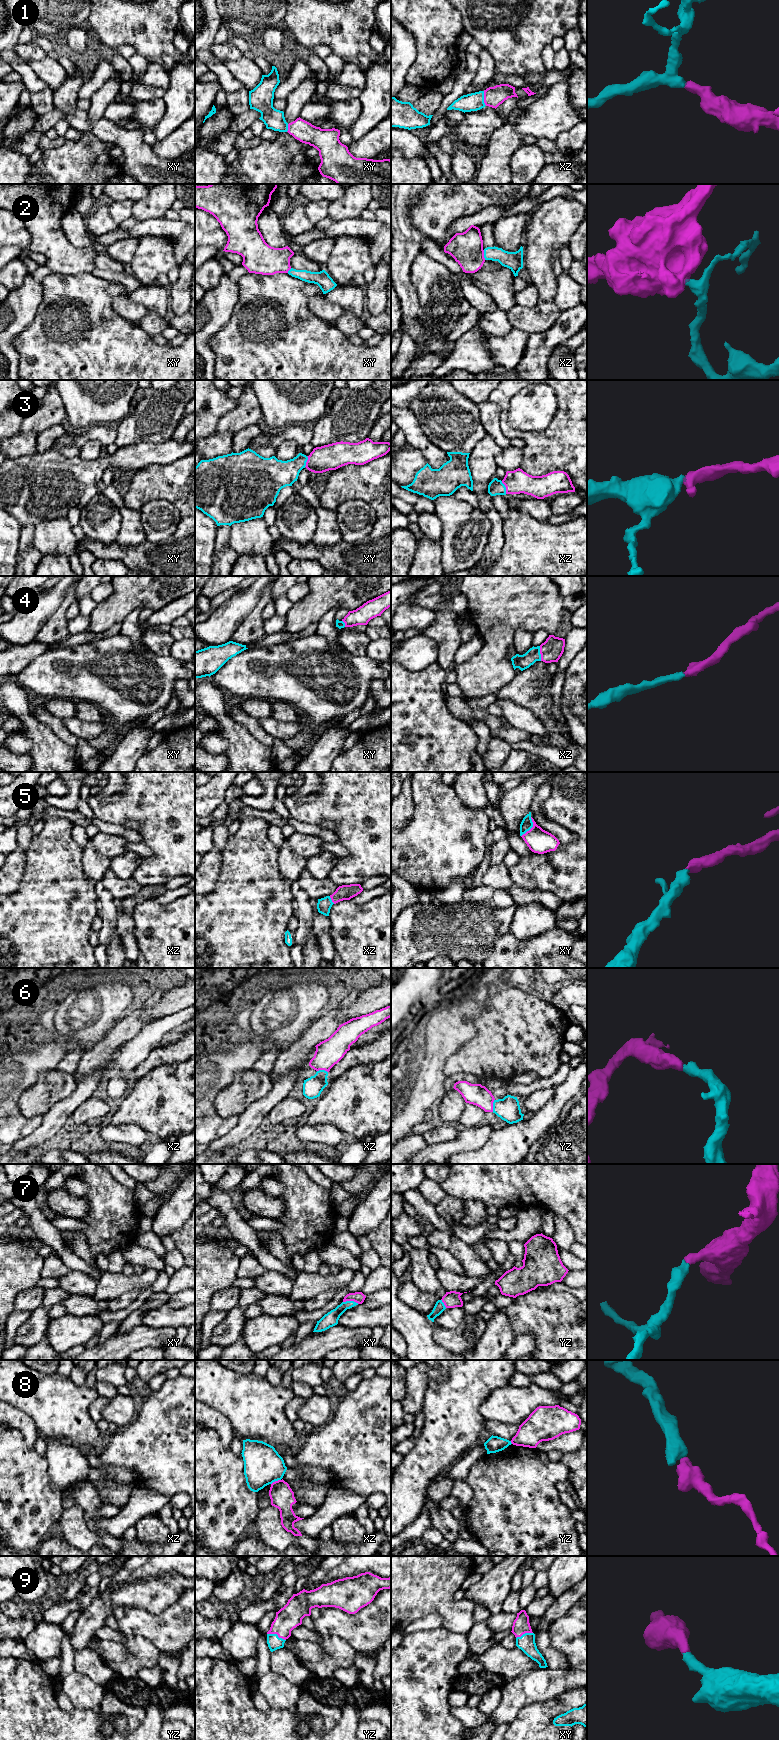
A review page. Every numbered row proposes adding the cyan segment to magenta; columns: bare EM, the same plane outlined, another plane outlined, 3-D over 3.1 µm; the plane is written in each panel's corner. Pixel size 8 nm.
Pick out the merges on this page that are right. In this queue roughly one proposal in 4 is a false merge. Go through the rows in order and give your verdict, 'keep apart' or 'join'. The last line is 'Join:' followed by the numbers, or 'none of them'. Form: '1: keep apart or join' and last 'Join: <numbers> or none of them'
1: join
2: keep apart
3: join
4: join
5: join
6: join
7: join
8: keep apart
9: join
Join: 1, 3, 4, 5, 6, 7, 9

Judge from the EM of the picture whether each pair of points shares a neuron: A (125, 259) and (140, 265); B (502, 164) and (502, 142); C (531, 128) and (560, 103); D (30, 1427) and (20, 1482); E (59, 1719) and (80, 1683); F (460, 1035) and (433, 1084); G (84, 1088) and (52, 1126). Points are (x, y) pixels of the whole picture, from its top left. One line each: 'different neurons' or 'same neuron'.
A: different neurons
B: same neuron
C: same neuron
D: different neurons
E: different neurons
F: same neuron
G: same neuron

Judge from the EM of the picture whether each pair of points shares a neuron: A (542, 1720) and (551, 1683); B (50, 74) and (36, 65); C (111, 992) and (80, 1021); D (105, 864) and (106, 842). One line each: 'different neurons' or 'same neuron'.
A: different neurons
B: same neuron
C: same neuron
D: different neurons

